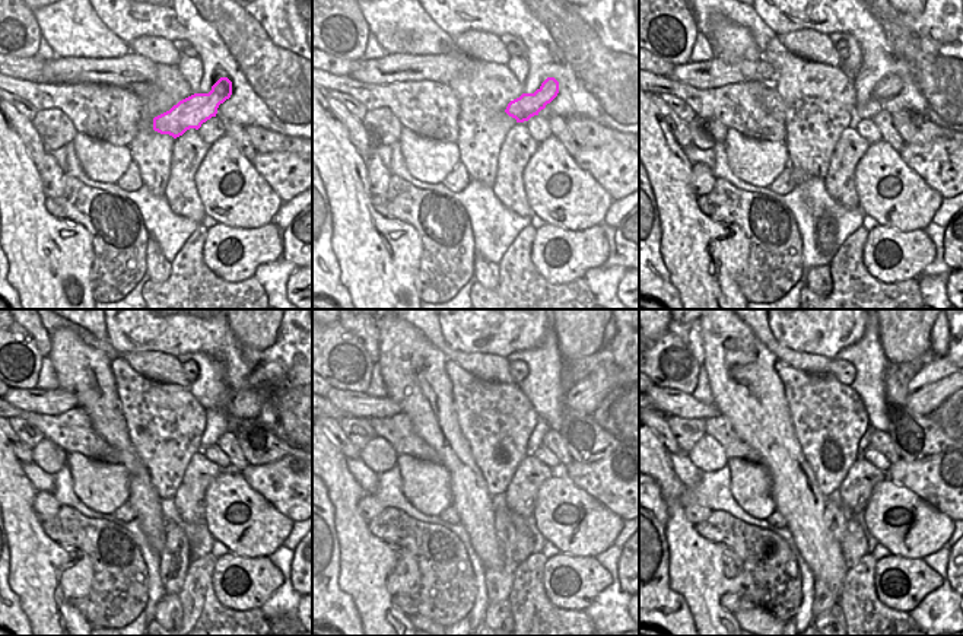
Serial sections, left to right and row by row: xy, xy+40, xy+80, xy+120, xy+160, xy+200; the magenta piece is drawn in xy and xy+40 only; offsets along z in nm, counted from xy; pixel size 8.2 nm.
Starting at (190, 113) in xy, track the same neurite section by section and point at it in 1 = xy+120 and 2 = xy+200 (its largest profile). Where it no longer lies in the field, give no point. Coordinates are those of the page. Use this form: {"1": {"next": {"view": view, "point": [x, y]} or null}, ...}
{"1": {"next": {"view": "xy+120", "point": [245, 404]}}, "2": {"next": {"view": "xy+200", "point": [936, 382]}}}

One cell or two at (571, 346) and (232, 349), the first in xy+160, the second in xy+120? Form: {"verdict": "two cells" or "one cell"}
{"verdict": "two cells"}

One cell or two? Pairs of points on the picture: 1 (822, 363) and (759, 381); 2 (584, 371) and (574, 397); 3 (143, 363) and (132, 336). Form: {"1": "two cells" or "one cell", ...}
{"1": "two cells", "2": "two cells", "3": "two cells"}

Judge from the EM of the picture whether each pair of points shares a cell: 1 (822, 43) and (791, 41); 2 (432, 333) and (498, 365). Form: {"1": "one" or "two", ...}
{"1": "one", "2": "one"}

